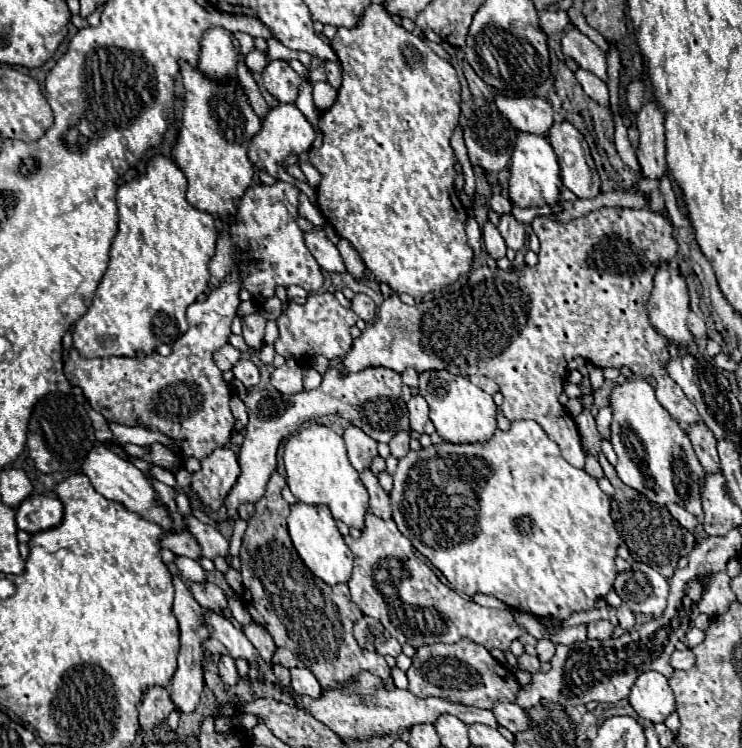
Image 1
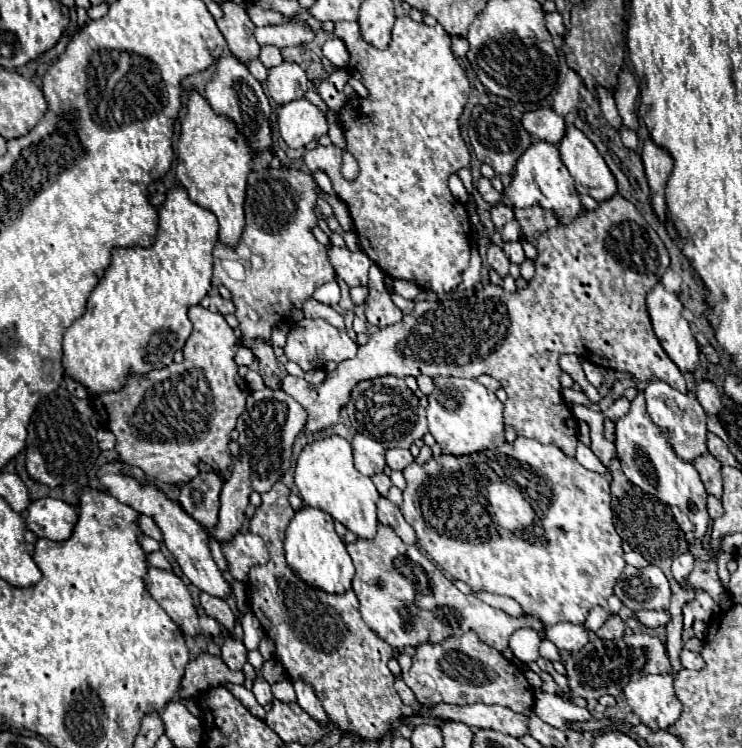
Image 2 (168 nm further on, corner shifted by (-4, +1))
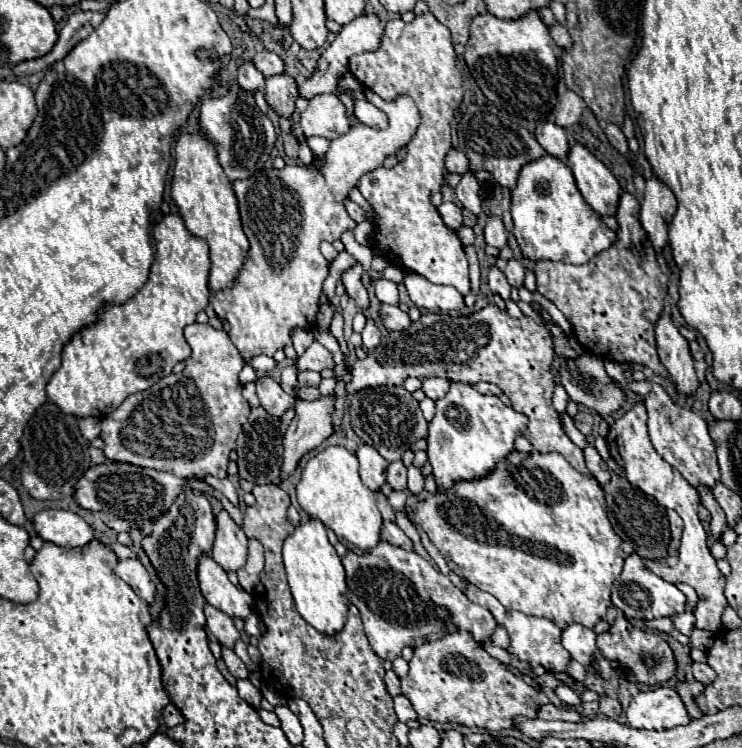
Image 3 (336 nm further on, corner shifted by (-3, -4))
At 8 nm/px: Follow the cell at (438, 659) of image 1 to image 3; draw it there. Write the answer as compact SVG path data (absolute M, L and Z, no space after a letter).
M453 632L441 640L417 646L409 662L409 674L401 680L401 690L411 700L419 718L477 726L481 730L513 728L517 716L537 718L539 710L539 690L505 670L469 632Z

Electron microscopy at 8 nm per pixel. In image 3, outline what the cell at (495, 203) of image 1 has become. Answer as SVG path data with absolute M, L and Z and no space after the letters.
M489 216L487 218L487 224L485 224L485 242L489 246L495 246L495 248L503 248L507 246L507 234L505 234L505 228L503 228L503 222L499 216Z

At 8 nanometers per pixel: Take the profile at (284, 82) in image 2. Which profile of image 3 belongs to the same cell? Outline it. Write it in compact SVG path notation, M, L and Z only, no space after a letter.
M279 74L267 78L267 88L265 88L265 100L267 104L281 116L289 118L291 112L295 110L295 100L297 100L297 84L291 76Z

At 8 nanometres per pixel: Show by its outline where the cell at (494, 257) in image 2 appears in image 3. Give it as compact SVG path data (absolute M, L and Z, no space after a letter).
M493 266L493 268L489 270L489 288L491 288L493 294L499 294L505 302L509 300L511 286L509 286L509 282L505 282L505 274L503 274L497 266Z

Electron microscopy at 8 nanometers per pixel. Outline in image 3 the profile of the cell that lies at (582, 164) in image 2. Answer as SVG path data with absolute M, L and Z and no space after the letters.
M579 142L571 146L567 166L573 170L585 202L601 216L615 216L621 186L611 170Z

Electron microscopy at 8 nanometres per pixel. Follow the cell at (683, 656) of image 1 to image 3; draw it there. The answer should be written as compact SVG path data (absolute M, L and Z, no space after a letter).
M699 662L693 664L693 676L695 676L695 680L701 682L703 686L709 686L709 684L717 678L715 670L713 670L709 664L699 664Z

